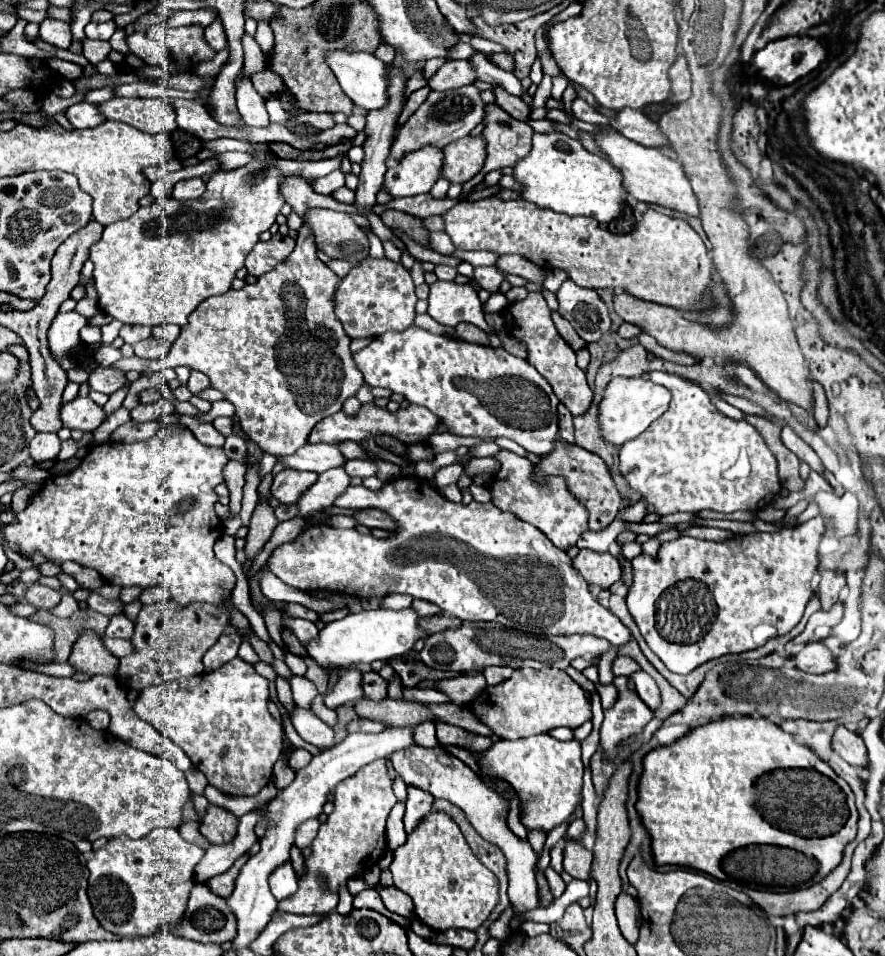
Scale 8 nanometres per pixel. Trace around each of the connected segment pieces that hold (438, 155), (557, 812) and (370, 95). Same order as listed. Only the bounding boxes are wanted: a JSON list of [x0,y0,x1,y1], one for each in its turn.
[[384,147,444,197],[484,733,582,833],[328,51,388,111]]

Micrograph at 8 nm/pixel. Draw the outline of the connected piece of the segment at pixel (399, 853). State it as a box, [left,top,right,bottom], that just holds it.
[390,811,498,933]

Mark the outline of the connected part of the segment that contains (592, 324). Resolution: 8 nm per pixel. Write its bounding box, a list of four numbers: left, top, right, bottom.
[556,279,612,341]

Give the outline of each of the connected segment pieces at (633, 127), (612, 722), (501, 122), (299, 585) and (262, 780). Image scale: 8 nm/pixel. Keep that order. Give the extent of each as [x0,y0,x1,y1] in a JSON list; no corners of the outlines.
[[612,109,670,147],[600,677,654,761],[461,105,532,200],[268,477,632,647],[132,657,282,795]]

